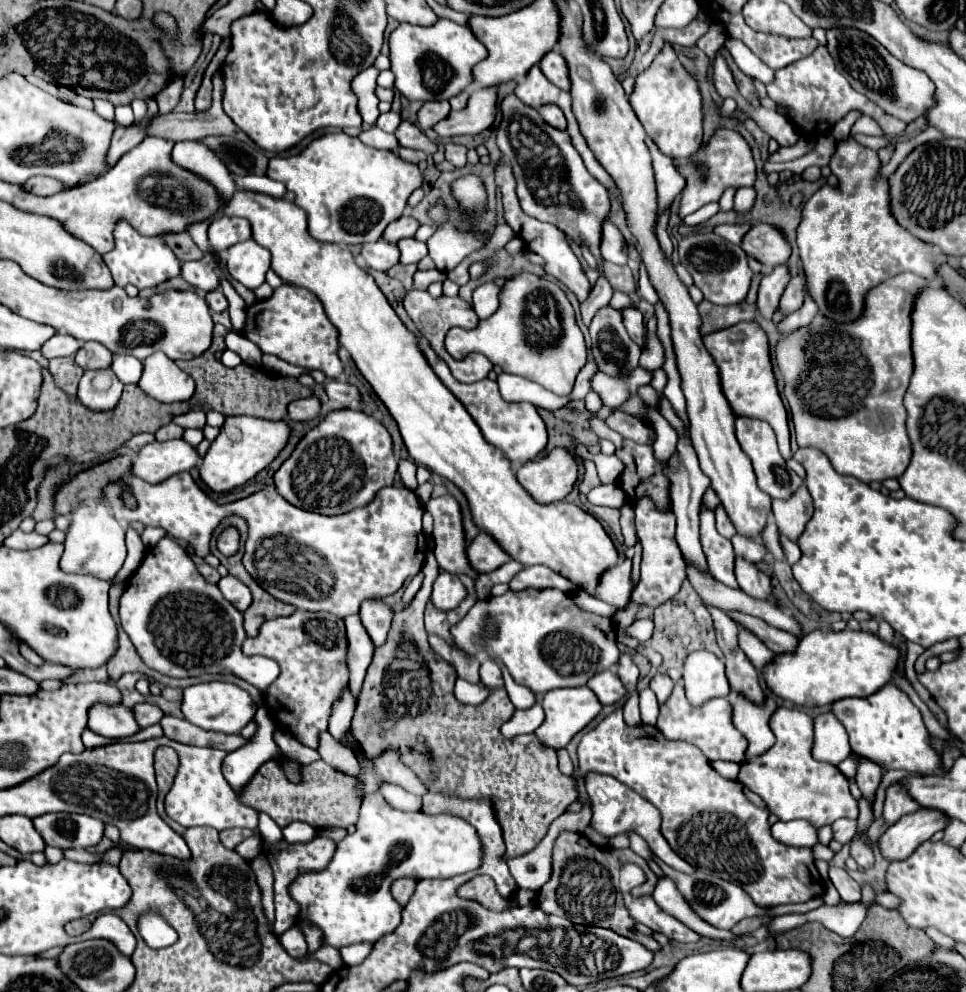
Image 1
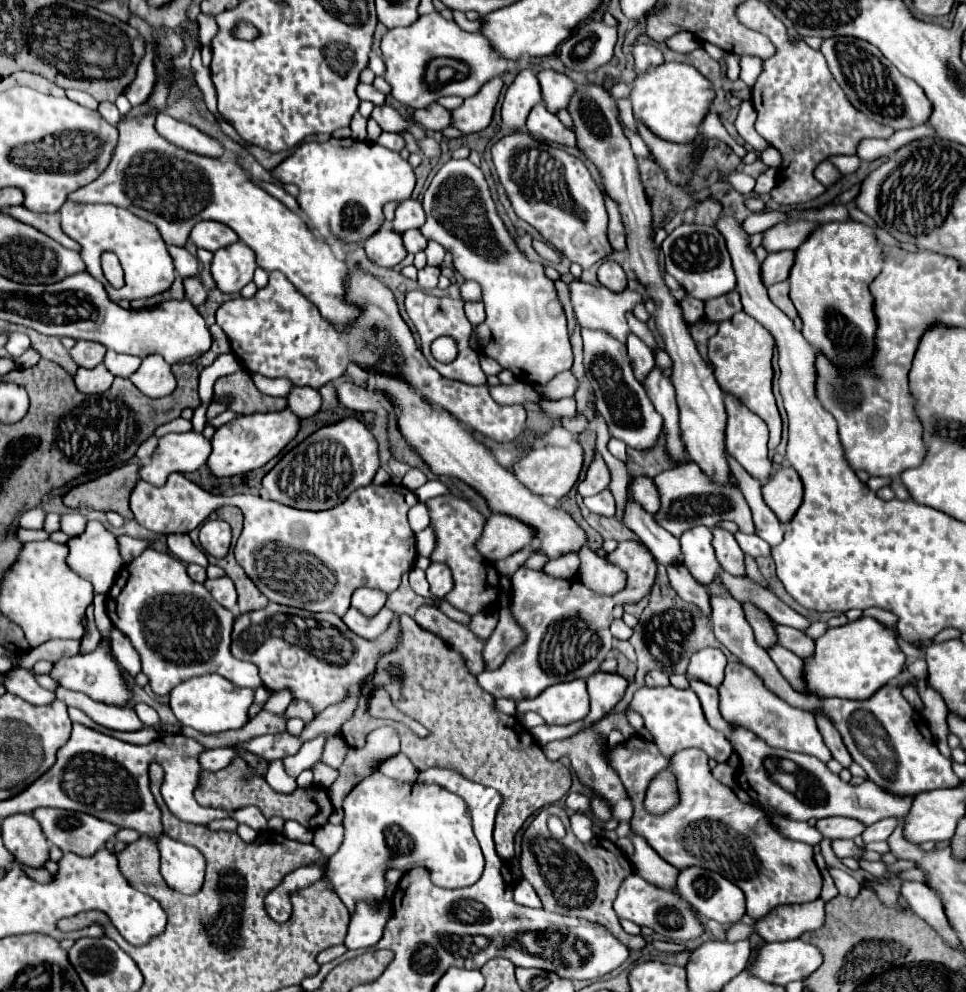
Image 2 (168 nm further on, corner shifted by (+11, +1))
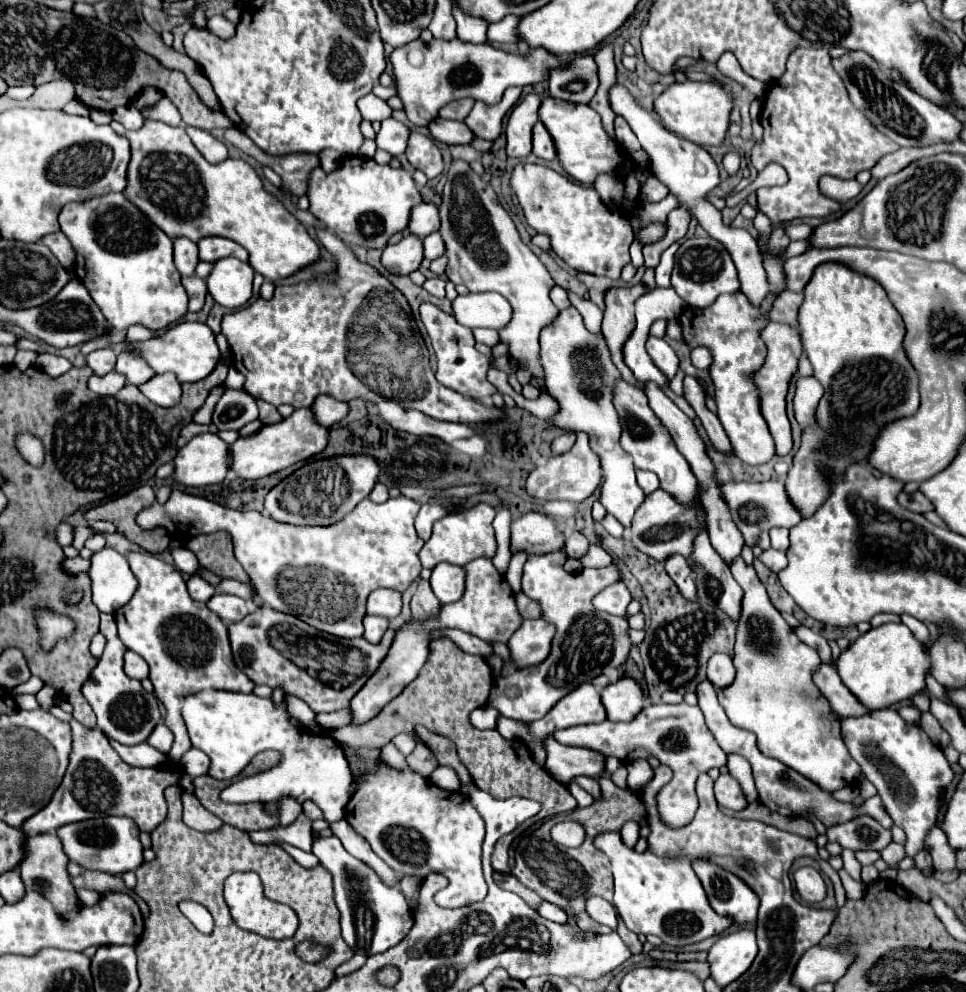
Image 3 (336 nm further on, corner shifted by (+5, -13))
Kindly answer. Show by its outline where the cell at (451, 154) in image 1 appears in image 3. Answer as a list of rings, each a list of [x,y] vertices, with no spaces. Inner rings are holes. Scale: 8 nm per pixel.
[[[411,133],[405,155],[407,155],[409,163],[415,169],[423,171],[429,179],[435,179],[445,169],[445,163],[443,163],[439,147],[435,145],[435,141],[431,137],[425,137],[421,133]]]

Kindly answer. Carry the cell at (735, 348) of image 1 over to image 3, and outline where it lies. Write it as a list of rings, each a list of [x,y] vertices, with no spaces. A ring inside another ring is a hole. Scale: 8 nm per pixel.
[[[769,323],[765,327],[765,331],[761,333],[761,339],[767,345],[767,359],[765,359],[765,365],[751,375],[751,379],[759,387],[761,413],[763,413],[763,419],[767,421],[767,427],[771,427],[771,435],[775,439],[777,455],[783,457],[793,447],[791,425],[789,425],[789,419],[787,419],[787,413],[785,413],[785,395],[787,395],[787,389],[789,389],[789,379],[797,371],[797,361],[801,357],[801,341],[799,341],[797,329],[793,329],[789,325],[781,325],[781,323]]]

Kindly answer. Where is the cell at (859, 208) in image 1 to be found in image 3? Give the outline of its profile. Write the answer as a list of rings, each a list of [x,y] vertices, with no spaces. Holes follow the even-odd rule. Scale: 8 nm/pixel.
[[[821,263],[811,281],[807,283],[805,301],[799,309],[799,331],[803,337],[805,353],[813,365],[813,375],[825,387],[825,397],[819,401],[817,411],[817,429],[809,429],[803,433],[803,443],[793,459],[793,467],[785,479],[785,491],[791,499],[791,505],[807,519],[813,515],[821,503],[827,499],[829,489],[823,477],[823,467],[841,473],[843,467],[851,463],[863,463],[865,457],[873,449],[873,441],[879,429],[895,421],[899,417],[909,417],[919,407],[919,391],[917,391],[917,373],[911,369],[907,355],[903,351],[903,335],[905,327],[885,295],[885,289],[871,277],[861,275],[849,269],[843,263]]]

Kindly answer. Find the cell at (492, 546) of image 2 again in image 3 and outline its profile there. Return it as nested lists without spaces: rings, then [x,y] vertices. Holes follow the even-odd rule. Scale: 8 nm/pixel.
[[[527,513],[511,523],[511,553],[525,551],[527,555],[553,553],[563,545],[563,535],[555,525],[539,513]]]

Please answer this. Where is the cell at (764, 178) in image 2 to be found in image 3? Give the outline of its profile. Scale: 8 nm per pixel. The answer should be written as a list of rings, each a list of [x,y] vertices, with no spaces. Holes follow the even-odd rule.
[[[757,211],[753,223],[755,223],[755,227],[759,229],[759,249],[761,249],[761,253],[763,253],[763,265],[765,265],[769,283],[771,283],[771,287],[773,287],[773,291],[767,295],[767,299],[763,301],[763,305],[761,305],[759,309],[753,309],[751,303],[747,301],[747,297],[745,297],[741,291],[737,291],[737,293],[733,293],[733,295],[721,295],[721,297],[719,297],[711,307],[707,307],[707,309],[693,309],[693,307],[687,307],[687,309],[681,313],[679,321],[681,321],[681,325],[683,325],[683,339],[685,339],[685,343],[687,343],[689,347],[705,345],[705,347],[711,349],[711,353],[713,353],[713,365],[711,365],[709,371],[711,371],[711,379],[713,379],[713,385],[715,385],[715,401],[717,401],[717,415],[719,415],[719,421],[721,421],[721,425],[723,425],[727,437],[731,439],[731,445],[733,445],[735,455],[737,455],[743,463],[757,467],[757,465],[769,463],[769,461],[775,457],[775,445],[773,445],[773,437],[771,437],[771,433],[769,433],[769,429],[767,429],[767,423],[765,423],[765,419],[763,419],[763,415],[761,415],[761,411],[759,411],[759,391],[757,391],[757,387],[751,383],[751,377],[749,377],[749,375],[751,375],[753,371],[757,371],[757,369],[763,365],[763,361],[765,361],[765,353],[767,353],[767,351],[765,351],[765,343],[763,343],[761,337],[759,337],[759,331],[767,325],[765,315],[767,315],[767,309],[771,307],[773,295],[775,295],[777,291],[783,291],[783,289],[785,289],[785,281],[783,281],[785,275],[783,275],[783,261],[779,259],[779,255],[781,255],[783,251],[779,251],[779,253],[767,253],[767,249],[769,249],[767,239],[769,239],[769,233],[771,233],[771,221],[767,219],[767,215],[763,215],[763,211]]]

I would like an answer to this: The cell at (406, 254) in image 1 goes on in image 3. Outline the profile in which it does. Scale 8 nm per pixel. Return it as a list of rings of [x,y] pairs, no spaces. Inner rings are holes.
[[[431,233],[423,239],[423,255],[425,259],[433,261],[437,257],[441,257],[445,253],[445,245],[443,245],[443,239],[439,233]]]

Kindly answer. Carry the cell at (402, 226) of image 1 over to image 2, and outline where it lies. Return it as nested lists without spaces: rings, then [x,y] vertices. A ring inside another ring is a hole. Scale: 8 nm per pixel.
[[[405,199],[395,209],[395,219],[391,223],[391,229],[397,229],[399,233],[405,233],[407,229],[417,229],[425,223],[425,211],[417,199]]]

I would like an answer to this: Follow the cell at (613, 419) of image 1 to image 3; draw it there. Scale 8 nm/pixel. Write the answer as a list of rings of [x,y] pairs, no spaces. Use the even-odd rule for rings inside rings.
[[[563,433],[561,437],[557,437],[555,441],[553,441],[553,445],[551,445],[551,449],[553,449],[553,453],[565,453],[565,451],[569,451],[571,447],[575,445],[575,433]]]

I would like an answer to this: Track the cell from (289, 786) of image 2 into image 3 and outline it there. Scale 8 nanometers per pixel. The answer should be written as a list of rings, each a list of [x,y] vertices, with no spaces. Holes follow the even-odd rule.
[[[281,799],[277,801],[277,809],[279,809],[279,817],[281,817],[281,825],[291,825],[295,823],[295,819],[303,813],[302,805],[293,799]]]

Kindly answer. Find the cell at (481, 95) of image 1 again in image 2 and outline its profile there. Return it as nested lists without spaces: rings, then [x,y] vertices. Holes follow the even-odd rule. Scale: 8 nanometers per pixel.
[[[501,77],[487,81],[477,95],[465,99],[463,105],[453,111],[453,127],[463,131],[465,135],[483,131],[493,119],[493,109],[497,105],[501,89],[503,89]]]

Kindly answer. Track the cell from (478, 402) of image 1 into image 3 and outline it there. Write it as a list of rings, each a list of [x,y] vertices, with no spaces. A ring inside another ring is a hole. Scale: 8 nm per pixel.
[[[317,229],[317,239],[337,257],[339,267],[333,281],[277,285],[273,299],[265,301],[259,297],[253,305],[223,315],[221,333],[227,337],[235,369],[245,377],[247,393],[261,397],[275,407],[289,403],[295,409],[311,407],[317,395],[331,395],[339,401],[351,401],[355,397],[373,401],[373,395],[381,395],[439,421],[481,425],[505,419],[505,413],[499,407],[485,405],[443,387],[429,367],[429,351],[413,321],[407,299],[371,265],[357,261],[353,251],[331,231]]]

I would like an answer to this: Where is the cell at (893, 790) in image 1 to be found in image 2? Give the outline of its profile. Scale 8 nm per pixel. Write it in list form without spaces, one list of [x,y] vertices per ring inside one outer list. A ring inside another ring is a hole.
[[[885,819],[885,821],[877,821],[877,825],[869,825],[863,833],[863,841],[871,843],[871,841],[887,841],[887,837],[893,833],[893,829],[897,827],[897,819]]]

